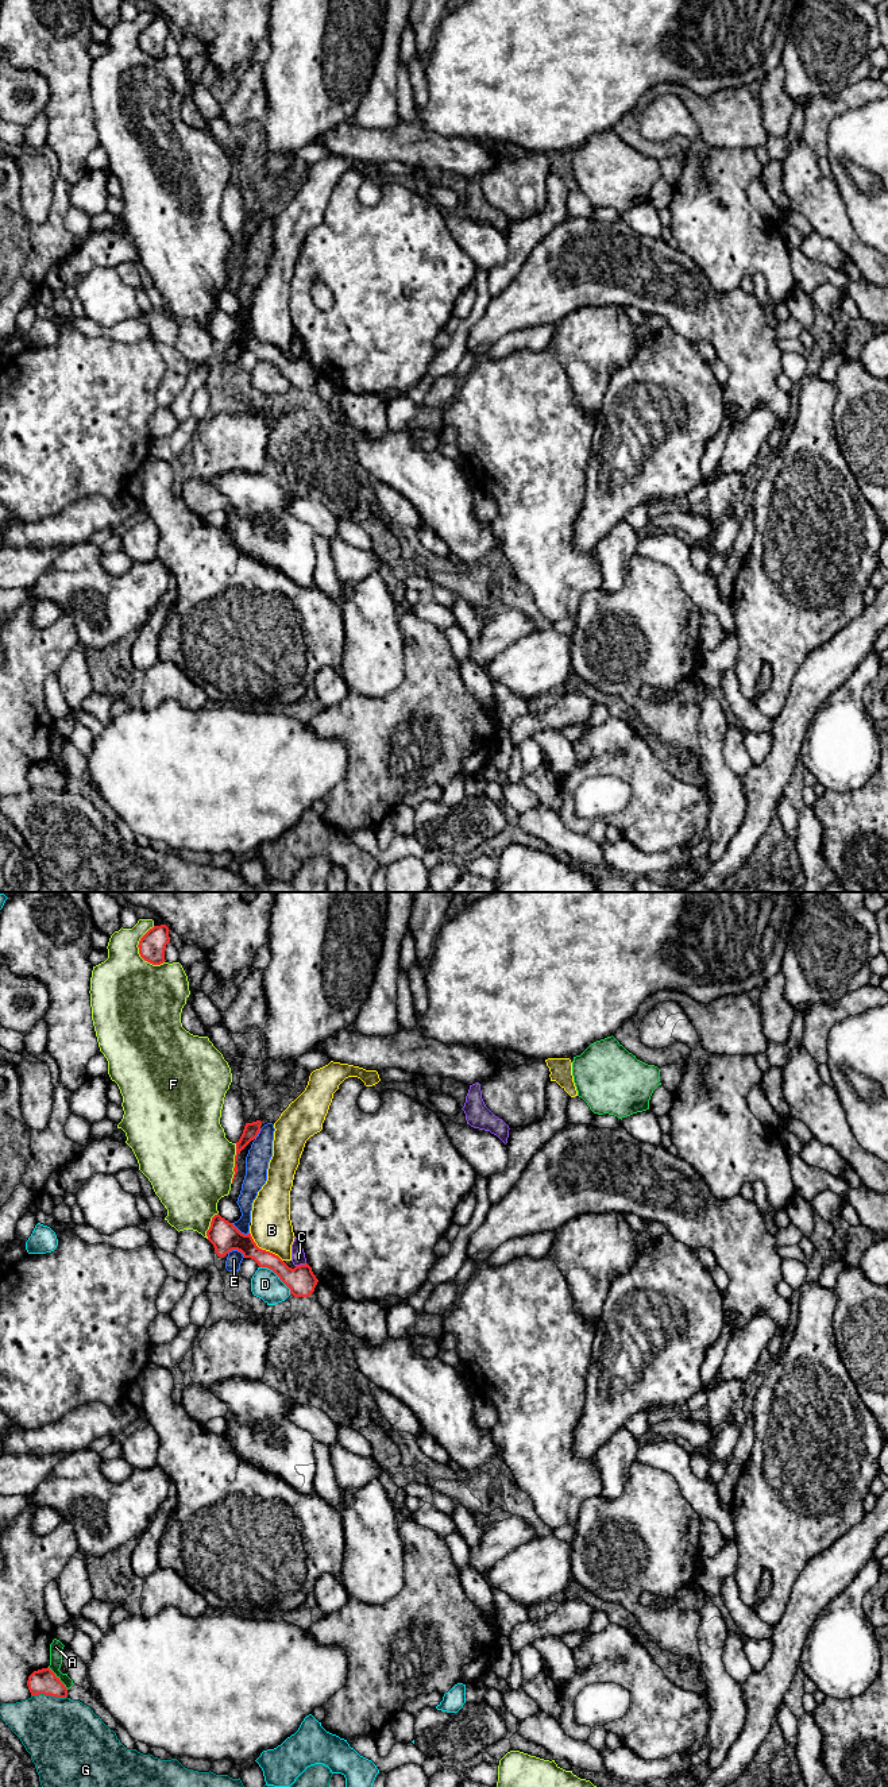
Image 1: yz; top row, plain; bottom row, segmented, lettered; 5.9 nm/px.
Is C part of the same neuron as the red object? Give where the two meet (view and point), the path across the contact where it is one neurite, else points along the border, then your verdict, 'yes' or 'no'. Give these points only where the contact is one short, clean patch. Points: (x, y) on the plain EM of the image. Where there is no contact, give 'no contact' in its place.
contact yz (300, 358); border yz (305, 355), (296, 359); no

